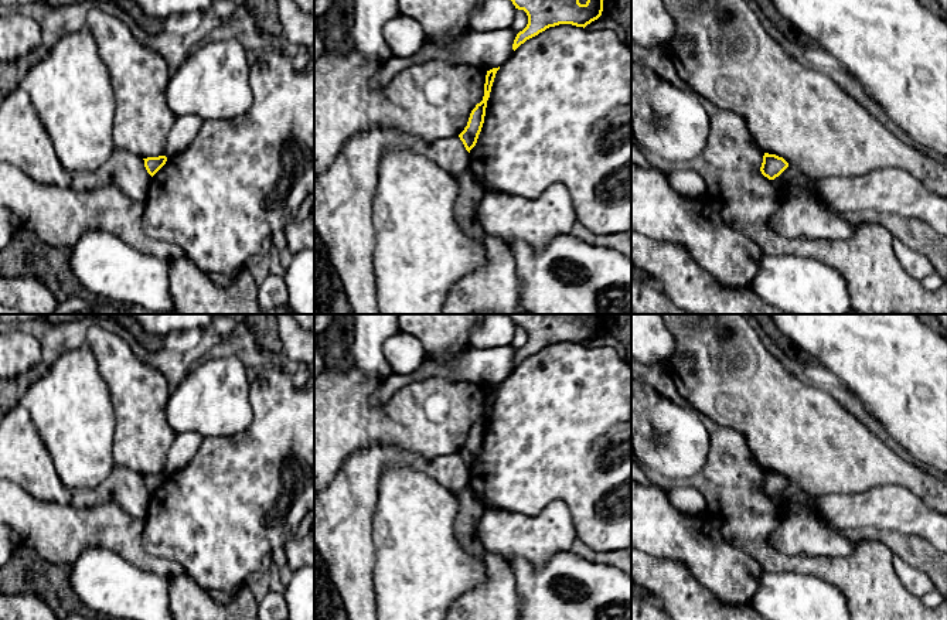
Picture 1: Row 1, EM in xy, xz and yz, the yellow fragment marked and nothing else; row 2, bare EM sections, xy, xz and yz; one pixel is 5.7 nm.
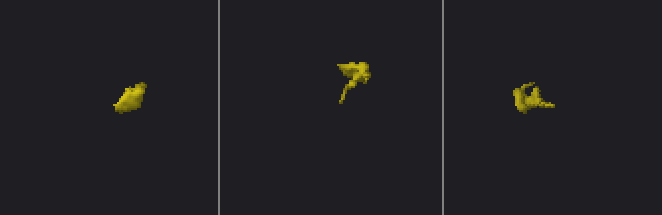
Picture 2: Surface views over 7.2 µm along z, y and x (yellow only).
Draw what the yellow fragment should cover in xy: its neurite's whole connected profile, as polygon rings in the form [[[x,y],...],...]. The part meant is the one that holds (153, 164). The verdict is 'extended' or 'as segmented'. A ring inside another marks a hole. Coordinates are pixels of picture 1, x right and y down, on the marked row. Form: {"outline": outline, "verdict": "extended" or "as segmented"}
{"outline": [[[159,156],[159,157],[147,157],[144,160],[144,167],[147,173],[153,177],[167,161],[166,156]]], "verdict": "as segmented"}

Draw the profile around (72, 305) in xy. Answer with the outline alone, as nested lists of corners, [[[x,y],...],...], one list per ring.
[[[71,296],[58,303],[51,314],[176,314],[168,311],[150,311],[134,304],[113,303],[99,299]]]

